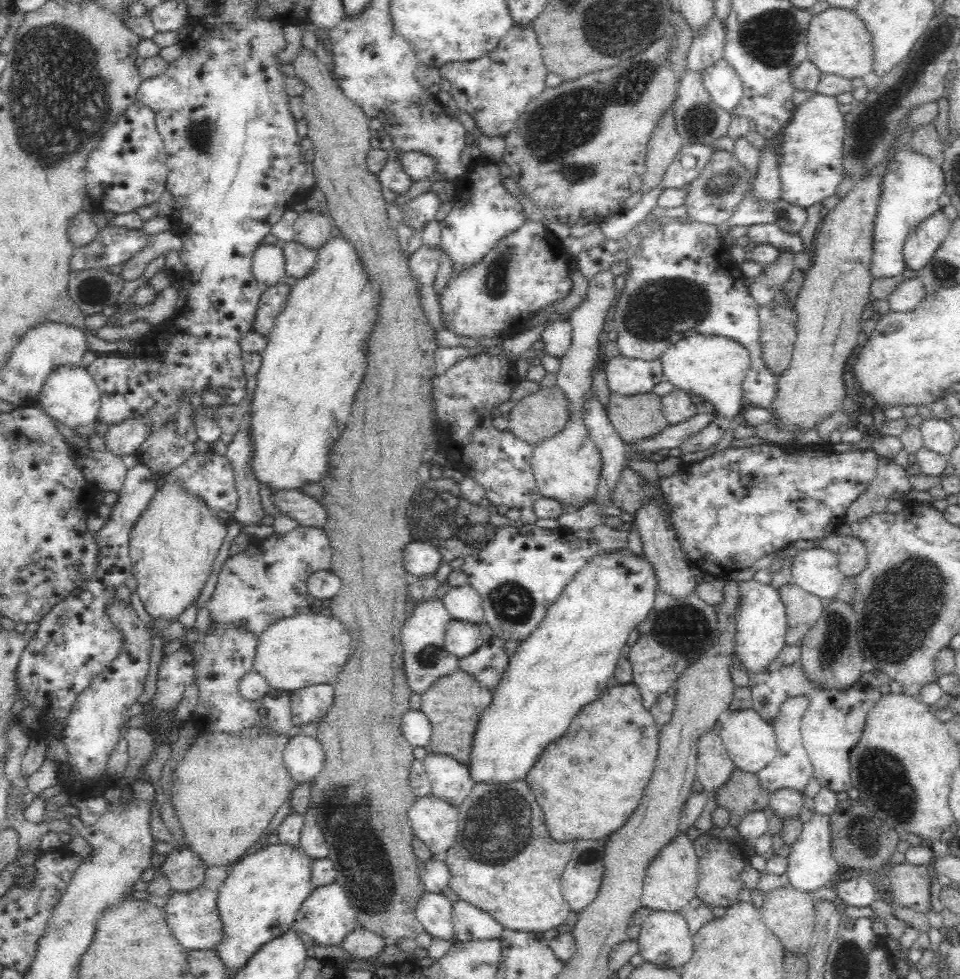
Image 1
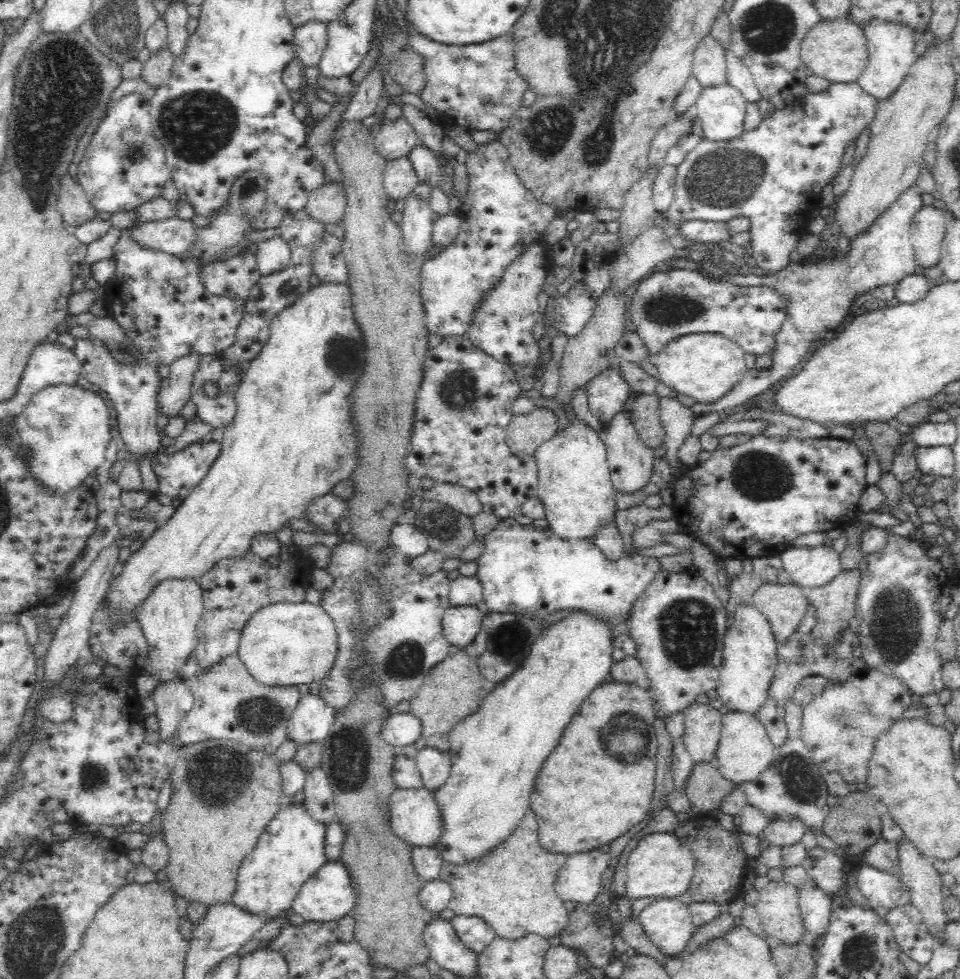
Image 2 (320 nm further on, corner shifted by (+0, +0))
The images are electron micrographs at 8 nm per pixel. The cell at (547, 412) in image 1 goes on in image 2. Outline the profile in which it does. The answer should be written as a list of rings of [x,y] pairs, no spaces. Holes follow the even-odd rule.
[[[535,408],[523,415],[513,415],[505,436],[510,453],[534,455],[540,444],[557,435],[558,420],[549,408]]]

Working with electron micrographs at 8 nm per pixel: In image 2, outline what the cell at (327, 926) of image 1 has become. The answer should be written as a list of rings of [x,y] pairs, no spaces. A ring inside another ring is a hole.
[[[340,860],[326,861],[308,880],[304,881],[300,892],[292,900],[292,910],[297,912],[304,920],[312,922],[328,922],[338,920],[348,915],[354,906],[354,887],[346,865]]]

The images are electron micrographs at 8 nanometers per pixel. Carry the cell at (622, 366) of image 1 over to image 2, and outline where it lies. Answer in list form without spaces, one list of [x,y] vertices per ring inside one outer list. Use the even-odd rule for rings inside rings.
[[[604,370],[588,381],[586,386],[588,409],[600,424],[606,425],[612,416],[623,410],[631,386],[618,370]]]

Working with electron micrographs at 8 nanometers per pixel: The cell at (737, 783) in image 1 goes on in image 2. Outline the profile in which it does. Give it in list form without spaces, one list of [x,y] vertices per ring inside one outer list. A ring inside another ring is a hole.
[[[695,761],[683,791],[696,812],[709,815],[721,805],[723,798],[734,790],[735,785],[738,784],[718,773],[714,761]]]

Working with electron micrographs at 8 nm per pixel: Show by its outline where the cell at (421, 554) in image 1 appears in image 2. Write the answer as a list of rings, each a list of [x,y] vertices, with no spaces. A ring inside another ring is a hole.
[[[399,521],[389,533],[389,543],[405,557],[420,556],[429,548],[427,534],[411,521]]]

